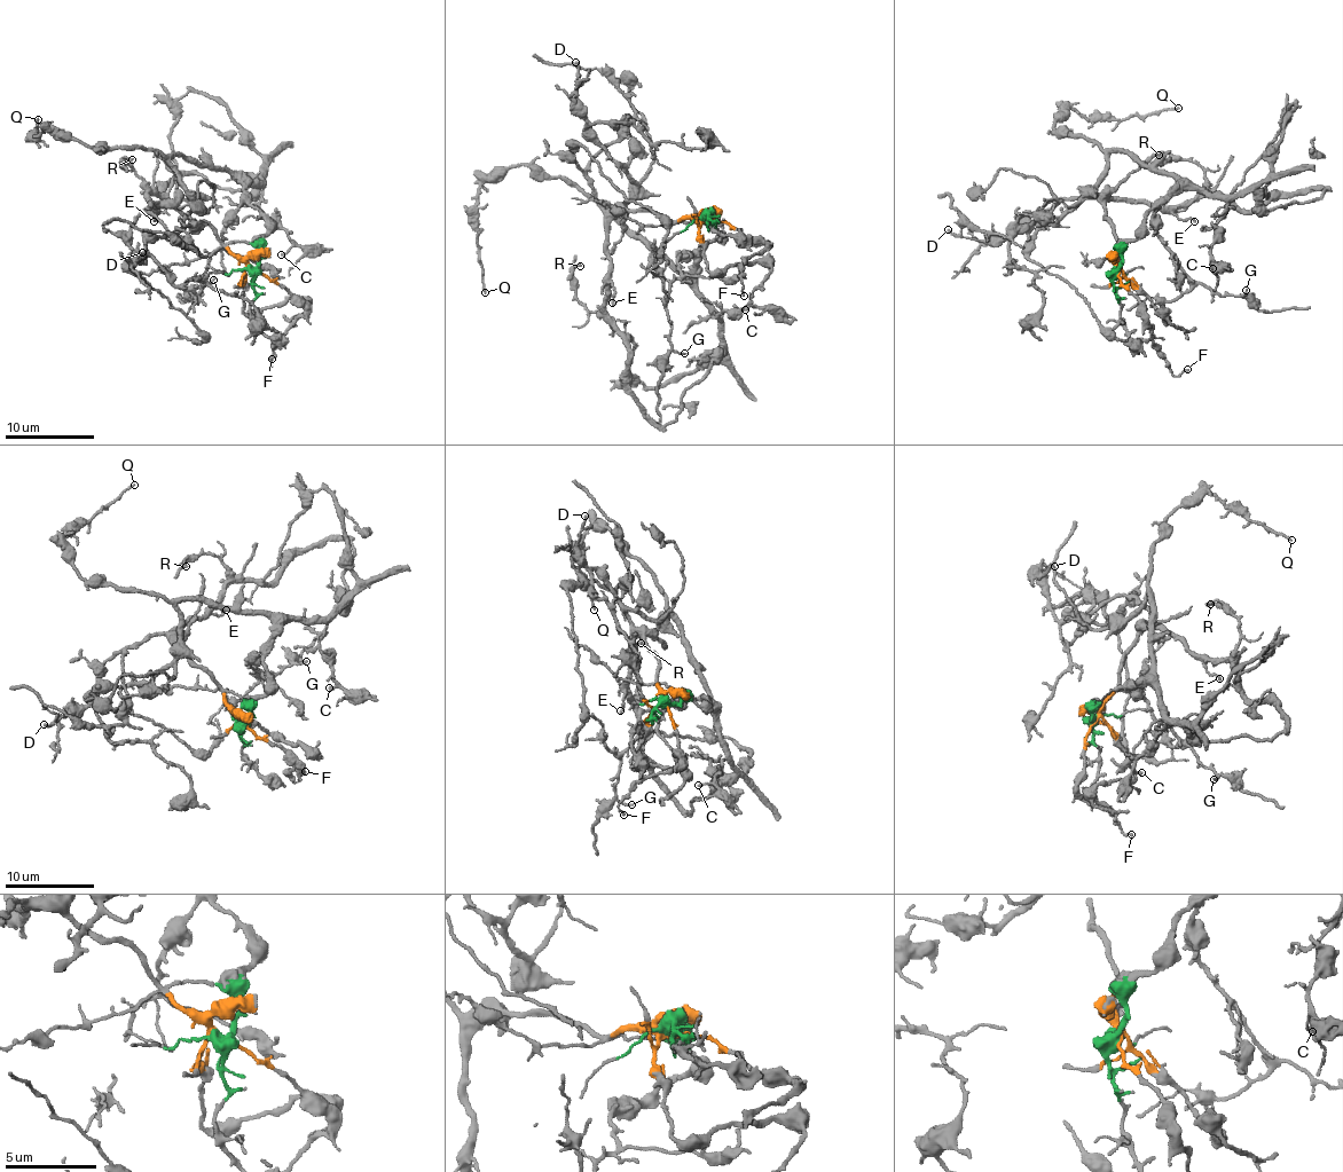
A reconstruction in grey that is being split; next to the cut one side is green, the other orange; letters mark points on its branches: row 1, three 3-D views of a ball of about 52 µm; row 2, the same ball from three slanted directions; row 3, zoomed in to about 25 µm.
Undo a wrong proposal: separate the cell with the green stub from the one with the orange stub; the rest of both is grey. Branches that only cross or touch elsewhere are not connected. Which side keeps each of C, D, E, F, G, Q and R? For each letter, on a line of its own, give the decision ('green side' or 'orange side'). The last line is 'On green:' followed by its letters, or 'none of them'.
C: green side
D: green side
E: orange side
F: orange side
G: green side
Q: green side
R: orange side
On green: C, D, G, Q

